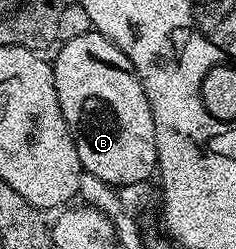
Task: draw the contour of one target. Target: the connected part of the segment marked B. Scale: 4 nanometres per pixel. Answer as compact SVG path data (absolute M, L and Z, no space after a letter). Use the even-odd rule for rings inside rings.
M95 29L82 37L63 40L59 47L56 59L51 60L54 89L58 89L58 105L62 105L62 117L66 117L68 128L72 130L81 168L112 187L132 187L151 175L153 178L158 167L154 117L150 113L150 101L142 89L142 81L136 76L134 65L126 53Z

